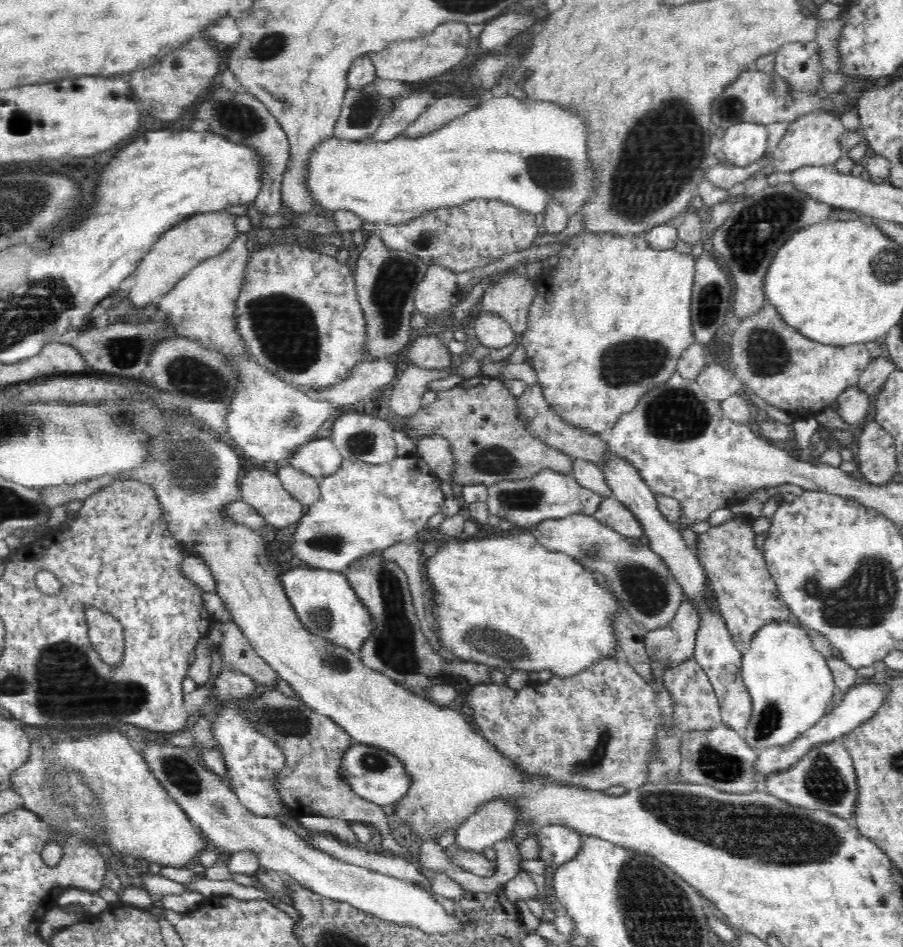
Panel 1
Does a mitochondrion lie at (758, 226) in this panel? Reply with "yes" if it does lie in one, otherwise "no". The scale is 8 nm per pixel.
yes

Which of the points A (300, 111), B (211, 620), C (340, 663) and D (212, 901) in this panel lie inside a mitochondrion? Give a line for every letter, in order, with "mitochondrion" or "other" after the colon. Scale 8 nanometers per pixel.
A: other
B: other
C: other
D: other

